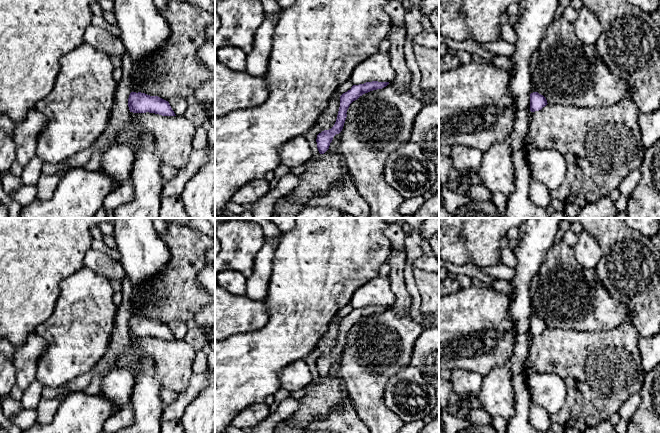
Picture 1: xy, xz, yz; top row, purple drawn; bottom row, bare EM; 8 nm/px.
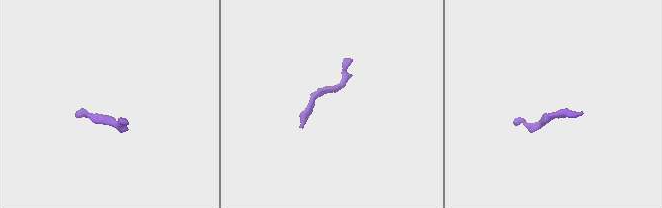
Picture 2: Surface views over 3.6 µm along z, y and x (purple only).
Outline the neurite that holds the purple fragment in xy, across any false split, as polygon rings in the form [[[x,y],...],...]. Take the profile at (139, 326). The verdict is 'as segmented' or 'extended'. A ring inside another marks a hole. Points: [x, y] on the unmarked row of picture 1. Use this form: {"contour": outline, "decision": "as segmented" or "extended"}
{"contour": [[[131,316],[128,331],[133,337],[155,337],[162,340],[176,340],[168,325],[141,316]]], "decision": "as segmented"}

